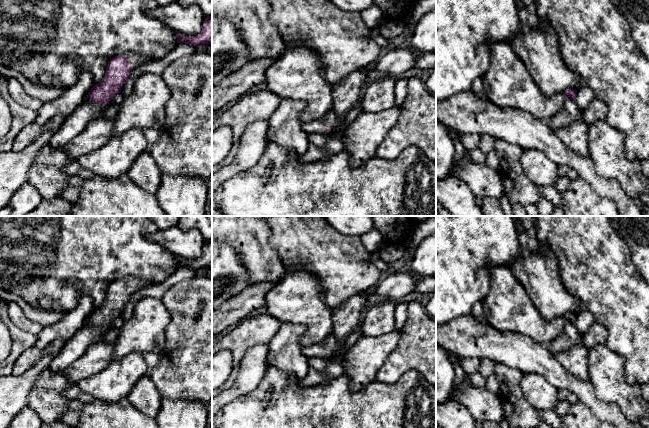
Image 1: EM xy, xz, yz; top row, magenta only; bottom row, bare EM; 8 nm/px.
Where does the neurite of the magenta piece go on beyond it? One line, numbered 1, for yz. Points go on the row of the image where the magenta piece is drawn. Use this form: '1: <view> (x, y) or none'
1: yz (570, 113)

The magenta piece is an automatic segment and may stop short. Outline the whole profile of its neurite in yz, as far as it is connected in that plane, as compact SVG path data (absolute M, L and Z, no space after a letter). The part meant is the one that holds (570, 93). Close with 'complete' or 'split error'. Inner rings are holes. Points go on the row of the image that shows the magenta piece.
M567 89L564 92L565 103L563 109L548 122L550 129L554 132L558 129L566 128L581 119L581 110L575 99L576 93L575 89Z | split error

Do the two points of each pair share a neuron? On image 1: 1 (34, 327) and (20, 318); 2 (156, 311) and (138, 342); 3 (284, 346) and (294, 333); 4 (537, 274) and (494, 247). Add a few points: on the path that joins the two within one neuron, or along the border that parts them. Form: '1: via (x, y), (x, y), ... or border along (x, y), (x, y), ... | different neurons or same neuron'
1: via (31, 326), (23, 321) | same neuron
2: via (153, 319), (142, 334) | same neuron
3: via (286, 343), (291, 336) | same neuron
4: border along (518, 238), (521, 258), (516, 260), (511, 267) | different neurons

